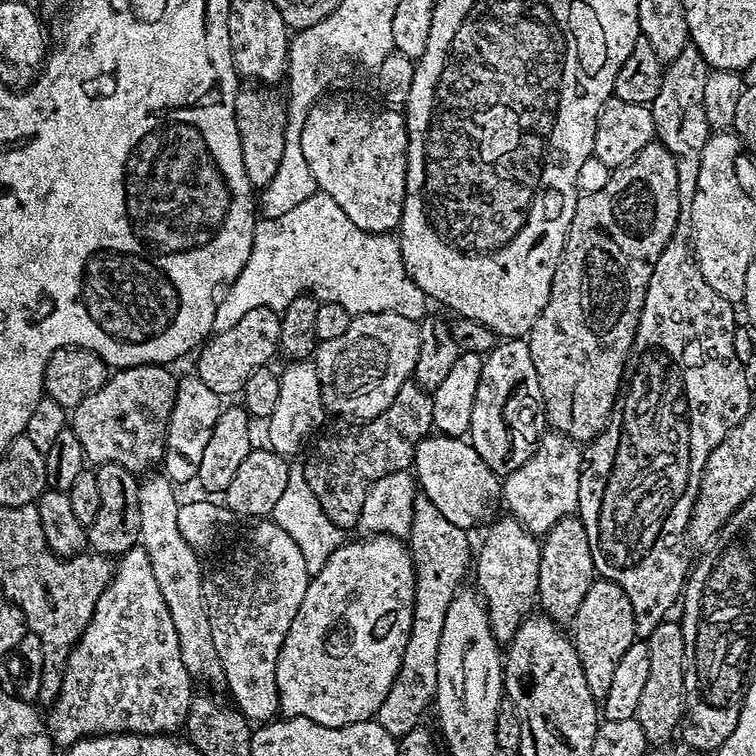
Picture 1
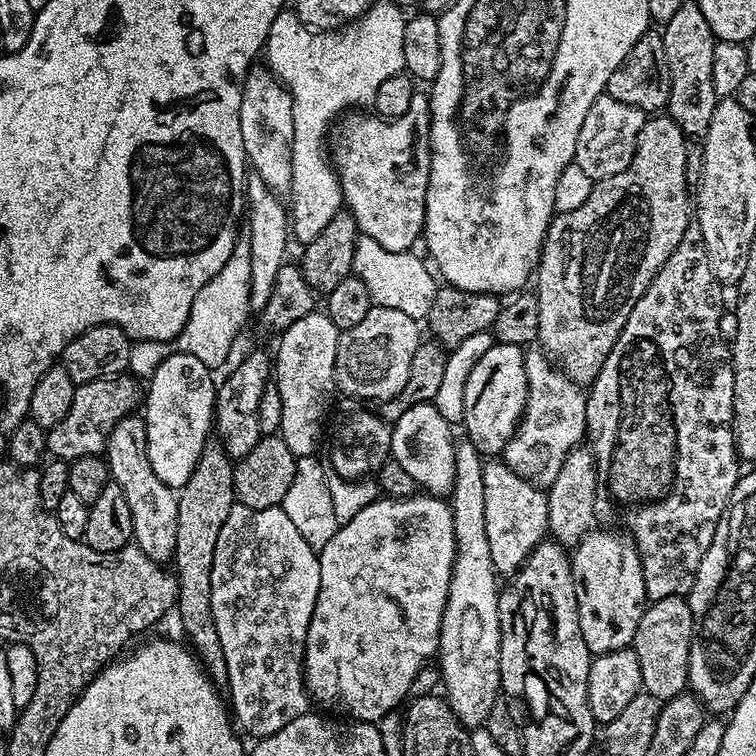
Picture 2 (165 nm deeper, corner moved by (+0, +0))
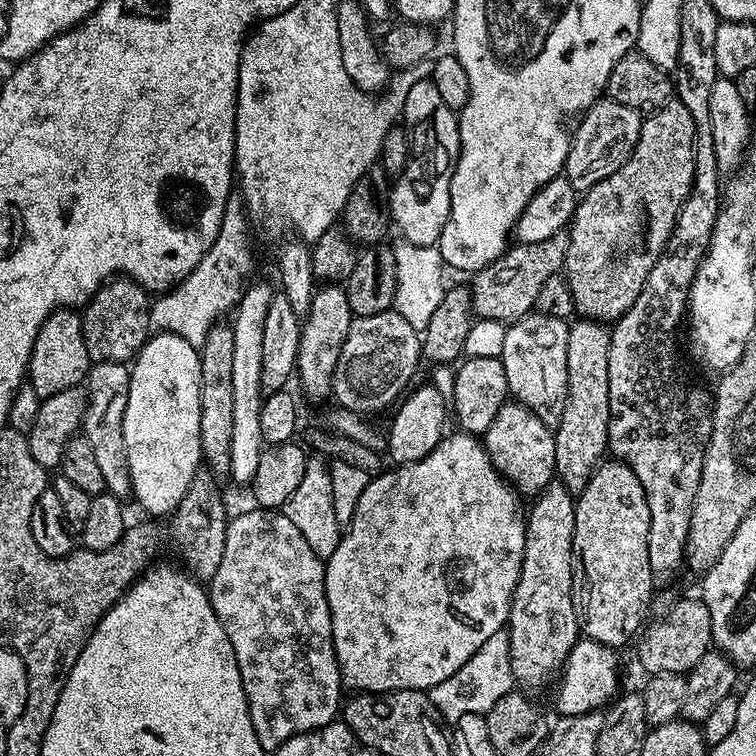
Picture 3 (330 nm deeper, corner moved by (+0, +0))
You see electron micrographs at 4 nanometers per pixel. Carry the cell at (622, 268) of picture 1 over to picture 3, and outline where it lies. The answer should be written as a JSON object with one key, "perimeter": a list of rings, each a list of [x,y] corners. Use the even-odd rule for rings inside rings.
{"perimeter":[[[675,98],[661,108],[643,117],[640,137],[628,161],[610,178],[589,188],[579,197],[572,223],[567,229],[568,249],[564,255],[562,275],[568,281],[570,294],[581,317],[601,322],[615,322],[638,298],[644,289],[654,262],[664,255],[668,239],[676,225],[678,214],[686,202],[694,182],[694,154],[696,153],[696,123],[690,118],[690,110]]]}

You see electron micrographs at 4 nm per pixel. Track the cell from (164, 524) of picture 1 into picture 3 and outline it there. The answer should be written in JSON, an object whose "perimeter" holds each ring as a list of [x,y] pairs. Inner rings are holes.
{"perimeter":[[[116,362],[93,363],[88,370],[86,381],[86,403],[84,405],[84,423],[82,434],[94,449],[94,459],[98,461],[98,470],[104,479],[105,489],[113,496],[127,497],[132,490],[130,470],[126,458],[126,446],[122,438],[122,418],[126,414],[126,398],[130,386],[130,368],[128,364]]]}

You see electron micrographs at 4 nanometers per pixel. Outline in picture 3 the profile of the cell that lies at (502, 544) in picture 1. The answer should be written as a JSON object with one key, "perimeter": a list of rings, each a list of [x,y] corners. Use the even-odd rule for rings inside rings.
{"perimeter":[[[515,402],[504,403],[498,410],[498,414],[494,414],[494,422],[490,422],[488,429],[482,433],[482,443],[484,449],[488,451],[490,462],[498,469],[500,475],[524,498],[539,496],[547,484],[553,483],[556,476],[555,441],[556,433],[550,425],[542,422],[542,418],[538,418],[538,414],[534,414],[534,410],[530,410],[525,404]]]}

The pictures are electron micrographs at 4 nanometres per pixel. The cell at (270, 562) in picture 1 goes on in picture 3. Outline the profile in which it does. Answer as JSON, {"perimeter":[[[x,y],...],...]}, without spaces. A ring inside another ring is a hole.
{"perimeter":[[[259,506],[253,512],[244,512],[241,516],[233,515],[226,530],[226,550],[222,550],[222,562],[210,582],[210,599],[214,614],[218,614],[218,622],[222,622],[222,630],[226,630],[226,638],[230,638],[230,646],[234,646],[234,658],[238,662],[238,674],[242,674],[242,686],[246,690],[246,702],[250,710],[250,718],[254,722],[254,734],[258,734],[258,742],[265,753],[275,753],[282,742],[294,738],[300,732],[313,732],[337,719],[342,708],[342,681],[338,658],[334,654],[332,641],[332,623],[330,622],[330,606],[326,602],[326,586],[324,585],[325,561],[320,559],[302,533],[294,527],[294,522],[280,510],[269,510]]]}

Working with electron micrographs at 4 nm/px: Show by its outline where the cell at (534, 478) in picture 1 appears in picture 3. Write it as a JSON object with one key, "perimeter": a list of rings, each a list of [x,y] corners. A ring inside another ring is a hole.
{"perimeter":[[[533,310],[521,320],[513,320],[507,325],[499,357],[506,370],[508,391],[515,403],[525,404],[550,426],[555,426],[562,418],[562,410],[566,410],[566,342],[569,327],[568,320]]]}

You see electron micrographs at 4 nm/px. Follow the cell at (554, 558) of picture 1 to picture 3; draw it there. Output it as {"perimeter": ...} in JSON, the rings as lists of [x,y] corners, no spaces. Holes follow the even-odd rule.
{"perimeter":[[[587,318],[577,319],[577,324],[573,323],[568,329],[568,341],[566,342],[566,378],[568,379],[568,397],[566,398],[566,410],[562,410],[562,418],[554,426],[556,441],[554,442],[554,458],[556,459],[556,476],[559,483],[565,484],[569,492],[578,494],[590,482],[596,467],[605,459],[608,447],[608,423],[610,422],[610,342],[612,333],[601,321],[589,320]]]}

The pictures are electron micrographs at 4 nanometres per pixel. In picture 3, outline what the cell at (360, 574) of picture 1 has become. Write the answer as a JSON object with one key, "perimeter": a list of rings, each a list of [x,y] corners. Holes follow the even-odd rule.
{"perimeter":[[[456,430],[453,436],[445,435],[436,446],[420,461],[392,466],[389,472],[381,471],[368,480],[369,484],[360,492],[356,505],[352,508],[352,521],[347,521],[346,531],[338,542],[338,550],[324,565],[324,585],[326,602],[330,606],[332,641],[334,654],[338,658],[340,678],[345,689],[357,692],[397,692],[398,690],[418,690],[423,692],[438,682],[446,682],[454,670],[458,670],[488,641],[498,634],[508,623],[512,595],[518,578],[522,574],[522,558],[526,546],[525,513],[520,512],[521,497],[515,488],[500,475],[488,457],[488,451],[475,435]]]}

